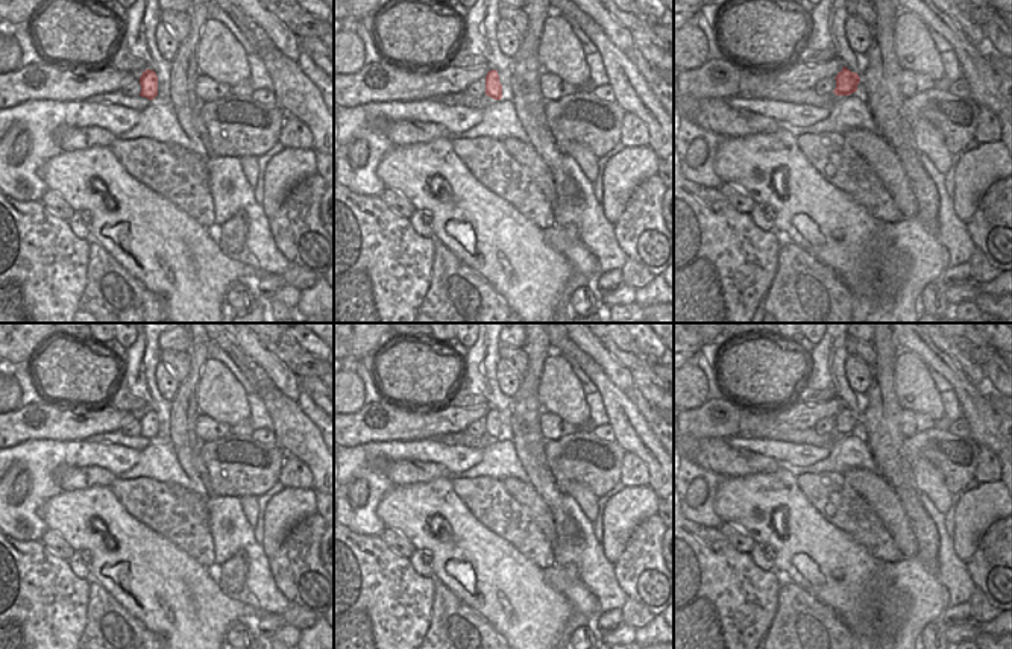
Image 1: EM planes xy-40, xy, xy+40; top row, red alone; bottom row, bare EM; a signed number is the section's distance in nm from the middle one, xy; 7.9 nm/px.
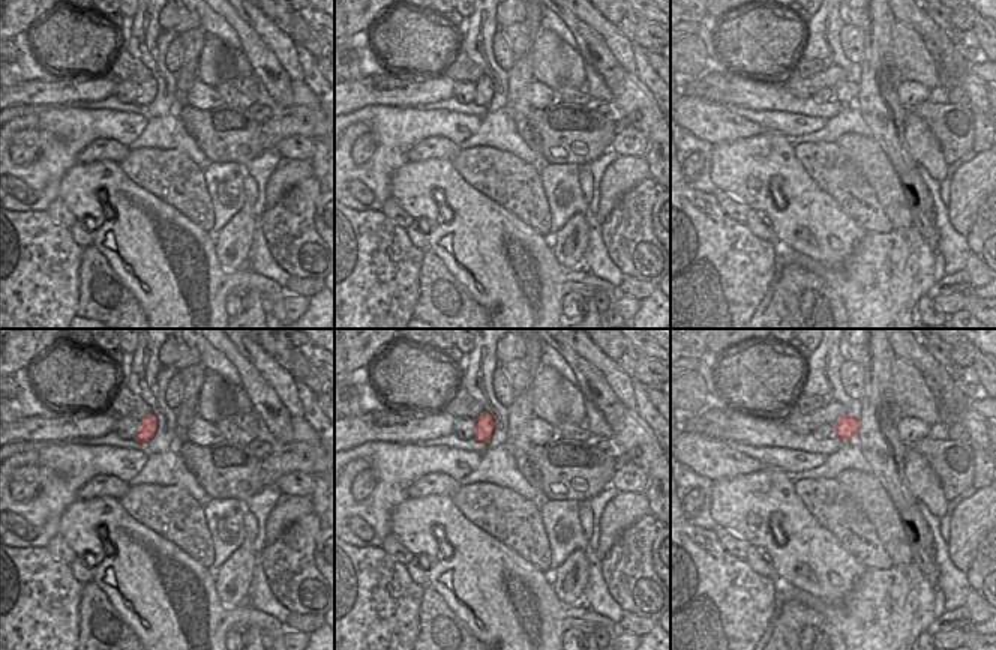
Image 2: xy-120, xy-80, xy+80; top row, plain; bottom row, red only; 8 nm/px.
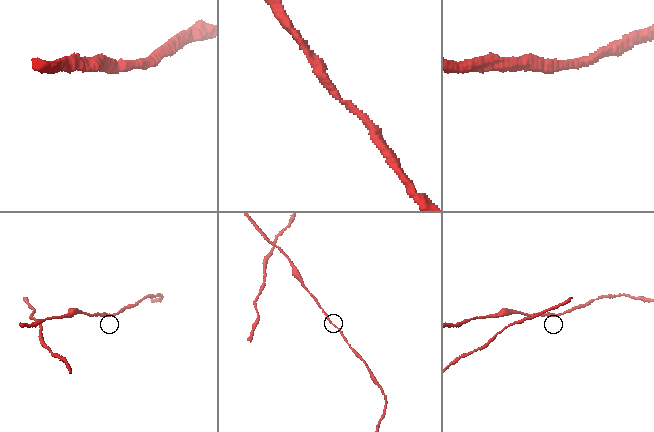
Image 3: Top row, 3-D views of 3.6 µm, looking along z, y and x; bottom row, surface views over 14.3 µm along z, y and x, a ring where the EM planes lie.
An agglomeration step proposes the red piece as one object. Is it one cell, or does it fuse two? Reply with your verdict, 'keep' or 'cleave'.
keep

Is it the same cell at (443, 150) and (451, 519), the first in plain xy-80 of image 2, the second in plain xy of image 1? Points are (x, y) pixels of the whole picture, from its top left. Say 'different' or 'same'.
different

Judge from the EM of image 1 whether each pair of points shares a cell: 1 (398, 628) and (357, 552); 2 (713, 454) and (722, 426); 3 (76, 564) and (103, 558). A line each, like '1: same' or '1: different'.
1: same
2: different
3: different

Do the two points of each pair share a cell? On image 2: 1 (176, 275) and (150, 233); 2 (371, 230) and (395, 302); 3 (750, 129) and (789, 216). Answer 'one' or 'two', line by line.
1: one
2: one
3: two

